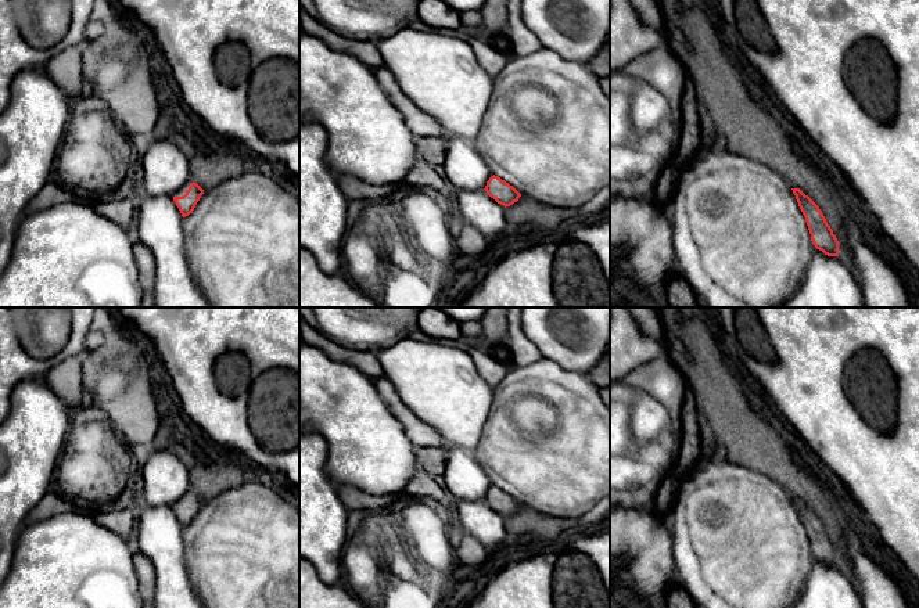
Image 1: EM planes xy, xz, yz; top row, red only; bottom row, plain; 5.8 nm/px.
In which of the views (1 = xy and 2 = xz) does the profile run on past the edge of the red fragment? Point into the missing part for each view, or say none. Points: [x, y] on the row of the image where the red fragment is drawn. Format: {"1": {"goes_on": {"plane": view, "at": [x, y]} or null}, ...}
{"1": {"goes_on": {"plane": "xy", "at": [185, 187]}}, "2": {"goes_on": null}}

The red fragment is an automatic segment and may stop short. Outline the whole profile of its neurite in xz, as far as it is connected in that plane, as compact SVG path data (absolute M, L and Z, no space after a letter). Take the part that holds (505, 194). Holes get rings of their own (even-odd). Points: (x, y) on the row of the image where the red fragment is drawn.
M495 175L489 177L484 190L491 198L505 208L517 202L521 197L521 194L513 186Z

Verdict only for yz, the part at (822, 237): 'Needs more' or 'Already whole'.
Already whole

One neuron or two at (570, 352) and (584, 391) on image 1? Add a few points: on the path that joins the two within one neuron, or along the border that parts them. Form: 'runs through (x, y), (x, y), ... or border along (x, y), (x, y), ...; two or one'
border along (546, 358), (567, 370), (577, 370), (587, 376); two

